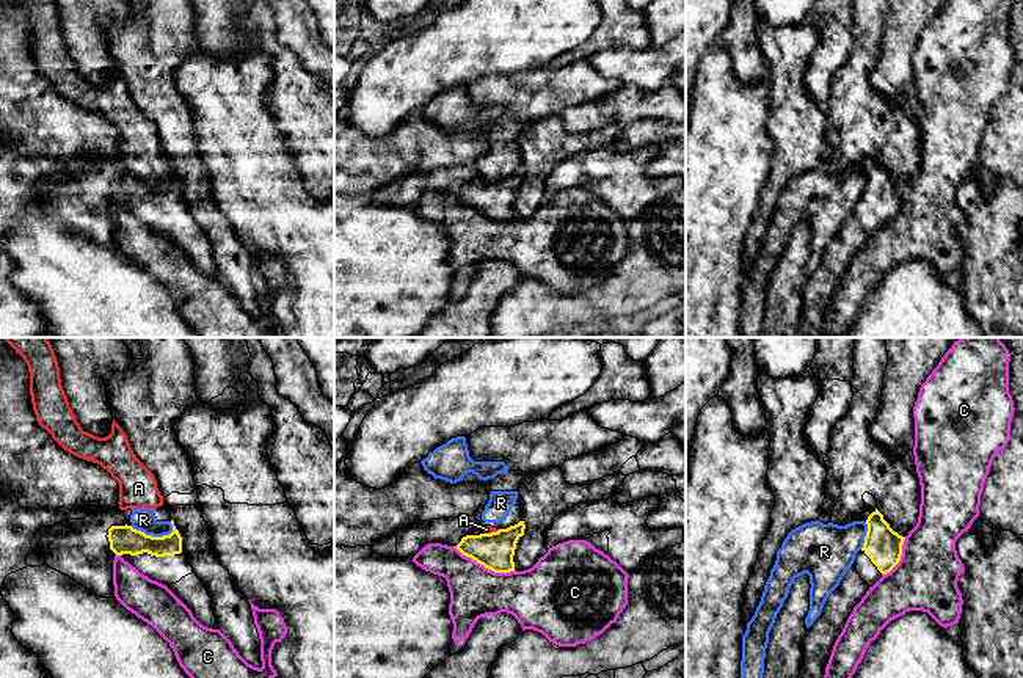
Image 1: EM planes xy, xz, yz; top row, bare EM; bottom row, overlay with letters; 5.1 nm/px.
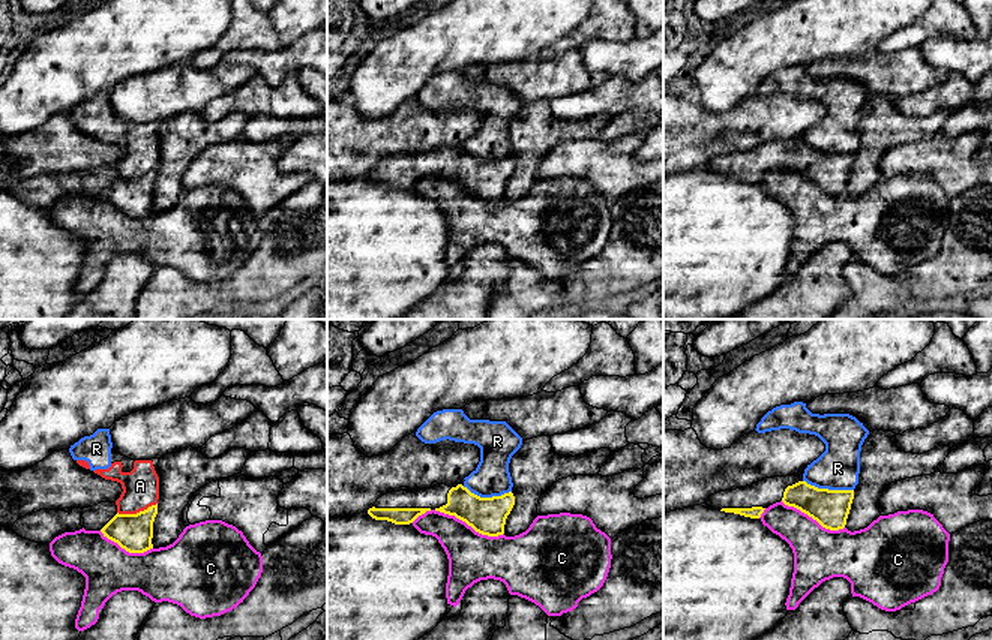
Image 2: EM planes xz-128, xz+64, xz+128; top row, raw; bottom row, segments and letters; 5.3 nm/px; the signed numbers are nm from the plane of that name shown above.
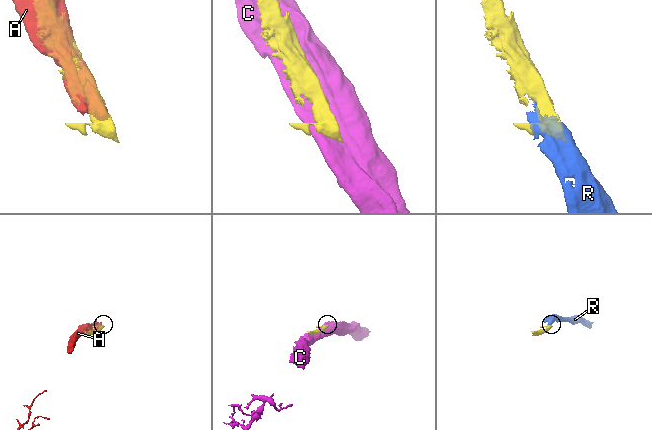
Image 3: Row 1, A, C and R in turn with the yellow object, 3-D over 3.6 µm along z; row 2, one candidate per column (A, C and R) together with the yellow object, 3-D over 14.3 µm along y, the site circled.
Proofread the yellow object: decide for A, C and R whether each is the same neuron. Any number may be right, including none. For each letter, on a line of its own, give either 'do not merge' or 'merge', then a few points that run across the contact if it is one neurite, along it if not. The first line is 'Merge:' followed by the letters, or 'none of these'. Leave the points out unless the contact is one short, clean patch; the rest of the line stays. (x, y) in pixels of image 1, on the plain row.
Merge: none of these
A: do not merge
C: do not merge
R: do not merge | xy (131, 174), (152, 184), (168, 184), (173, 179)

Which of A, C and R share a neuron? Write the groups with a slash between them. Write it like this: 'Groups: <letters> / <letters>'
Groups: A R / C

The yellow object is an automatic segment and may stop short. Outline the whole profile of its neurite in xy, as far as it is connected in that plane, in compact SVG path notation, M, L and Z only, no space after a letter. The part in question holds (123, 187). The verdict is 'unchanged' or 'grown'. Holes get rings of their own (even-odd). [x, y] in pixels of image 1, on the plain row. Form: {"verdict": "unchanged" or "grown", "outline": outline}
{"verdict": "unchanged", "outline": "M171 168L173 180L163 185L146 184L132 174L111 174L108 177L110 198L116 204L138 204L147 201L155 206L174 204L182 201L182 185Z"}

